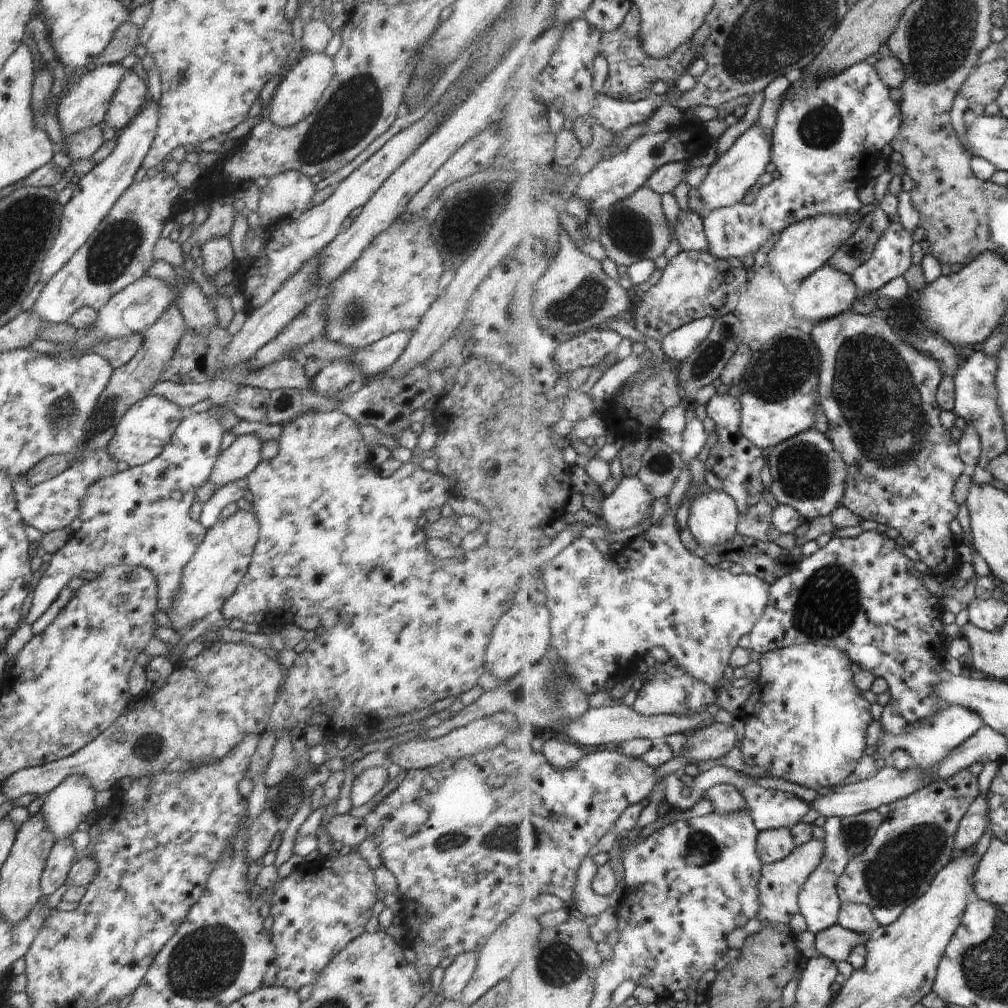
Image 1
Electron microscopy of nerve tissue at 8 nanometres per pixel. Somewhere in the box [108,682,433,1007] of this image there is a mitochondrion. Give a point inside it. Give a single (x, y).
(206, 961)

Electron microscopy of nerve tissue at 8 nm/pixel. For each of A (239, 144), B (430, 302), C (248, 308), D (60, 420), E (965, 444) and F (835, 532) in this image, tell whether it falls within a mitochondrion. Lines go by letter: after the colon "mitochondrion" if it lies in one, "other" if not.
A: other
B: other
C: other
D: mitochondrion
E: other
F: other

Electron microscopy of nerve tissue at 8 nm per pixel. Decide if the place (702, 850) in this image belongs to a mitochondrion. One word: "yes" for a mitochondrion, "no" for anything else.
yes

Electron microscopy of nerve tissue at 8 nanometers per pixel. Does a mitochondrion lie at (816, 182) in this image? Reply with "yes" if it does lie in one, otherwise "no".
no

